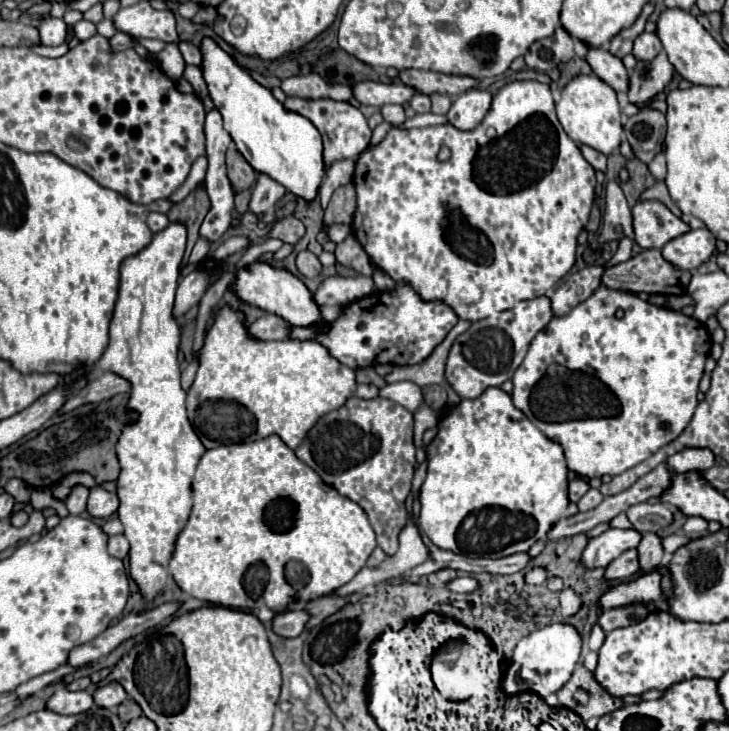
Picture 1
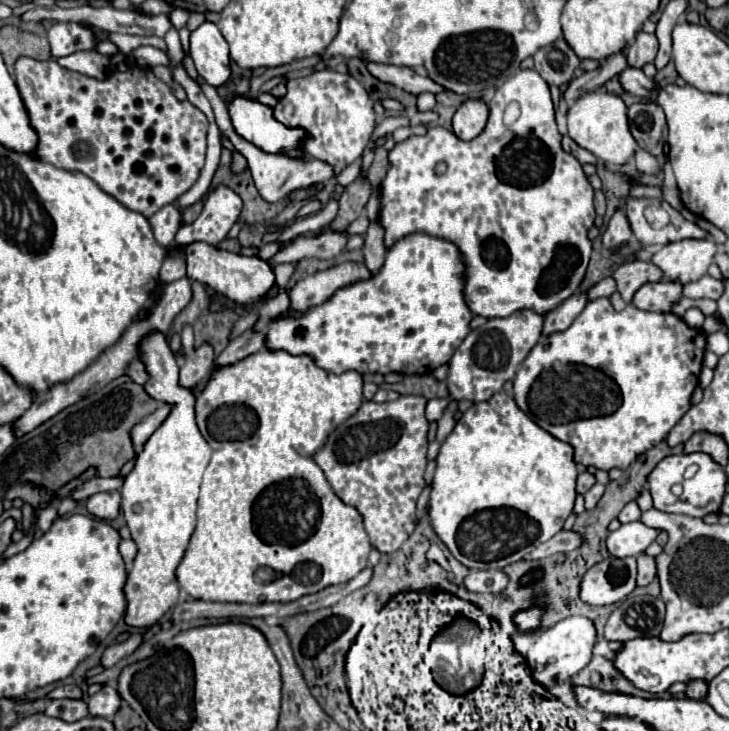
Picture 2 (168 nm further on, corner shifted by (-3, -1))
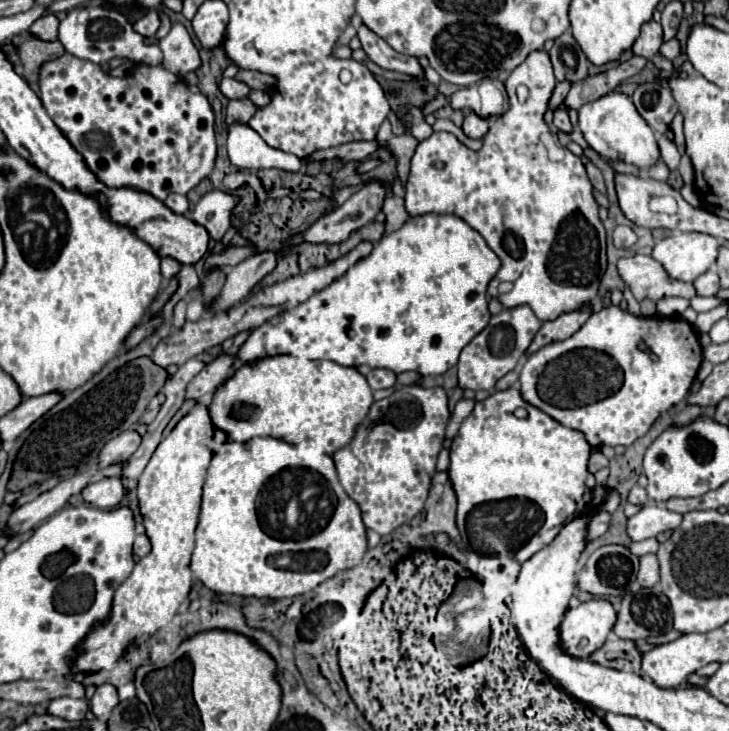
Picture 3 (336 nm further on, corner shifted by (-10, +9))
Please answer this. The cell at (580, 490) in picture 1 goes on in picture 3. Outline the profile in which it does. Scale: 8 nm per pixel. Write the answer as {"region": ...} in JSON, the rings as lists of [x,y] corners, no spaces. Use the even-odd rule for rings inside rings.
{"region":[[[598,450],[598,452],[594,452],[592,456],[590,456],[590,464],[588,464],[588,470],[590,470],[590,474],[596,474],[600,468],[604,468],[604,466],[608,466],[608,458]]]}

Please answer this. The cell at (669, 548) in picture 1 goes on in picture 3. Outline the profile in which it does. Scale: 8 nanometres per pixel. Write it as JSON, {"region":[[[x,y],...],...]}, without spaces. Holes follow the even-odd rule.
{"region":[[[648,538],[648,540],[642,540],[642,542],[632,542],[632,544],[630,544],[630,550],[632,550],[636,556],[644,556],[644,554],[656,552],[656,550],[658,550],[658,540],[656,540],[656,538]]]}

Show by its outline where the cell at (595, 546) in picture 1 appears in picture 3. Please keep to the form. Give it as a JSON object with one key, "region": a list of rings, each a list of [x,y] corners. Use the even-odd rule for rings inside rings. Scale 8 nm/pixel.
{"region":[[[646,504],[638,514],[628,518],[626,534],[632,542],[640,542],[652,536],[658,536],[660,532],[674,530],[680,526],[682,514],[670,512],[668,508],[660,508],[656,504]]]}

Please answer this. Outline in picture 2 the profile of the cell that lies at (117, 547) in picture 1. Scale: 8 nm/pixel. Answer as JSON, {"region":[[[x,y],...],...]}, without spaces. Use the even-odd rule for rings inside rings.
{"region":[[[123,540],[121,546],[119,546],[119,550],[121,550],[121,556],[125,558],[125,562],[131,564],[133,558],[135,558],[135,554],[137,554],[137,546],[135,546],[135,542],[133,542],[133,540]]]}

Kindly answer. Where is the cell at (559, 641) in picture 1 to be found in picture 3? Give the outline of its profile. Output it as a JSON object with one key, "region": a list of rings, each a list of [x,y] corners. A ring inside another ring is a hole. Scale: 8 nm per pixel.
{"region":[[[604,598],[570,608],[560,624],[560,648],[572,658],[586,660],[604,644],[614,622],[616,610]]]}

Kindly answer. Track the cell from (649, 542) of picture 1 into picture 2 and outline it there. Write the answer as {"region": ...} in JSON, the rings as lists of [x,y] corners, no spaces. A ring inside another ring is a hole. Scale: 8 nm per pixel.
{"region":[[[639,554],[637,556],[637,564],[639,564],[639,574],[637,574],[637,586],[647,586],[653,578],[655,578],[655,558],[647,556],[647,554]]]}

